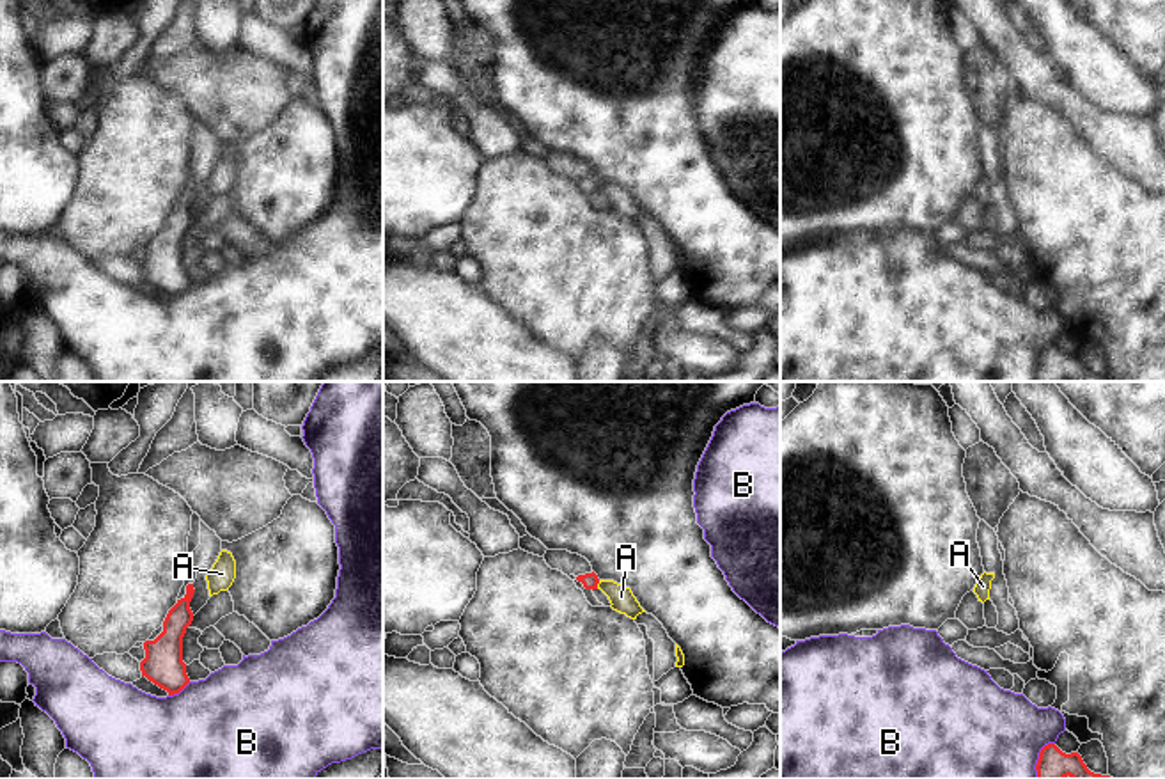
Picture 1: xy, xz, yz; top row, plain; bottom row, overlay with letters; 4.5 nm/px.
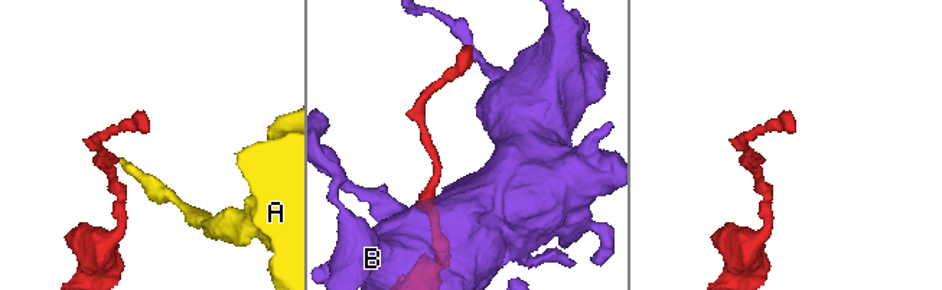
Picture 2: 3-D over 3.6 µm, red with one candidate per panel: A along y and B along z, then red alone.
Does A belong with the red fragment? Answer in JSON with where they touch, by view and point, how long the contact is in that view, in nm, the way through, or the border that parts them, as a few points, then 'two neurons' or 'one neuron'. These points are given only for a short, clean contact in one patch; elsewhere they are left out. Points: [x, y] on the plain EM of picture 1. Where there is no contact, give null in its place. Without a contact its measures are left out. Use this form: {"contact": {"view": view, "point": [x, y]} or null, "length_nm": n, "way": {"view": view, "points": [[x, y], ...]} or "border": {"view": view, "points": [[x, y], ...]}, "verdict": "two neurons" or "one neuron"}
{"contact": {"view": "xz", "point": [598, 185]}, "length_nm": 40, "border": {"view": "xz", "points": [[600, 183], [596, 190]]}, "verdict": "two neurons"}

